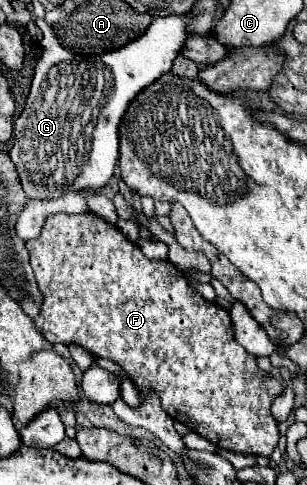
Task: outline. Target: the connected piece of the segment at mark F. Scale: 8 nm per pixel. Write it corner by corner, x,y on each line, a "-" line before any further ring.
83,212
83,214
77,214
77,216
73,216
73,214
51,214
45,220
39,238
27,242
27,250
29,250
29,256
31,256
31,268
33,268
33,274
35,274
35,282
39,286
39,292
43,294
43,304
39,308
39,314
41,314
41,332
43,332
43,336
49,342
53,342
53,344
57,344
57,342
63,342
63,344
77,342
85,350
89,350
93,356
109,358
109,360
115,360
119,364
125,364
129,368
129,376
133,378
133,382
135,382
141,398
149,392
149,388
155,390
159,394
159,398
161,398
163,410
173,420
177,420
177,422
185,424
189,430
201,434
203,438
207,438
209,442
213,442
217,448
229,450
229,452
237,452
237,454
271,456
273,448
279,442
279,430
277,430
275,418
271,416
271,404
283,392
283,384
277,378
273,378
269,372
263,372
257,366
257,356
249,354
235,340
229,312
225,308
221,308
219,304
215,304
215,302
203,300
203,296
187,282
185,274
173,262
145,258
143,252
141,252
141,248
135,242
131,242
127,236
123,236
117,226
105,222
103,218
99,218
93,212

